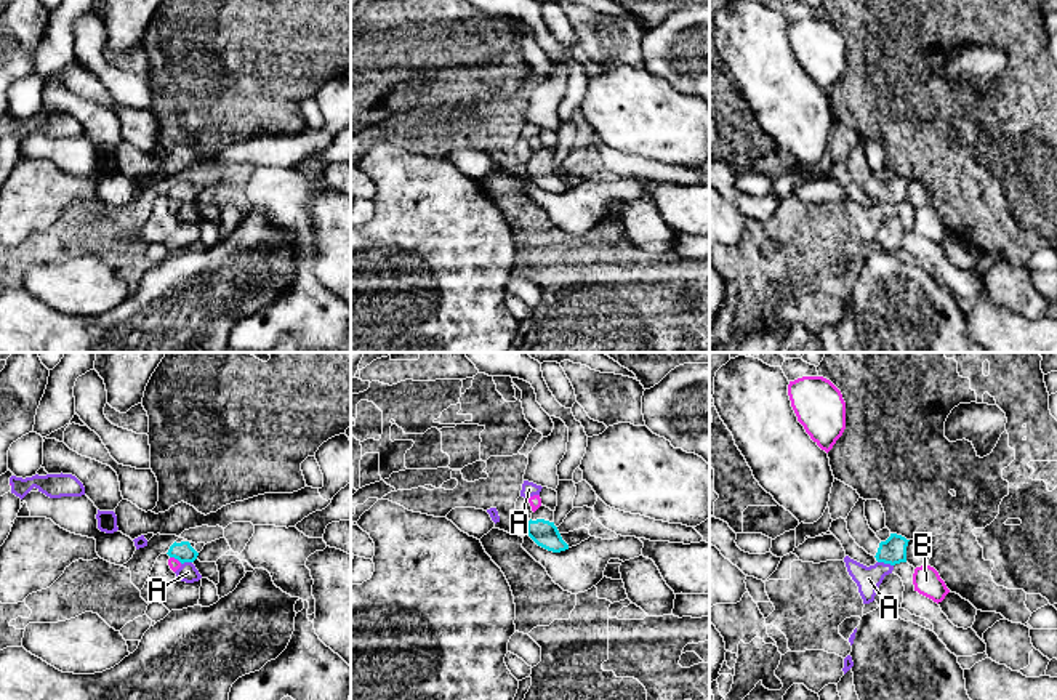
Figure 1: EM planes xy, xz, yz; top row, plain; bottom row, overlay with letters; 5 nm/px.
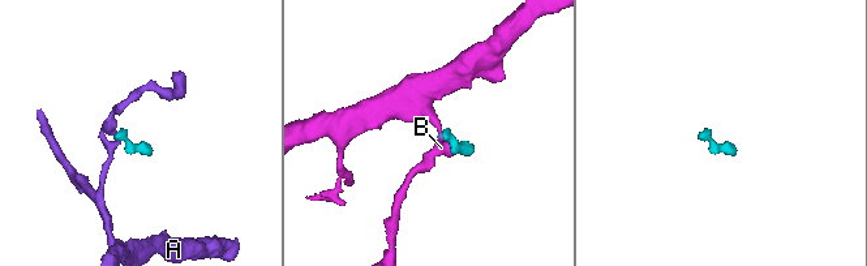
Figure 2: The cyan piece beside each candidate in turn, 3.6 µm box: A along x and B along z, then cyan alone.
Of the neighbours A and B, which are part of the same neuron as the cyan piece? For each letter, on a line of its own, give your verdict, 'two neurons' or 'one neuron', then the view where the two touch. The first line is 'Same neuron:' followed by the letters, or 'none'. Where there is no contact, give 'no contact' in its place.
Same neuron: none
A: two neurons | yz
B: two neurons | xy

